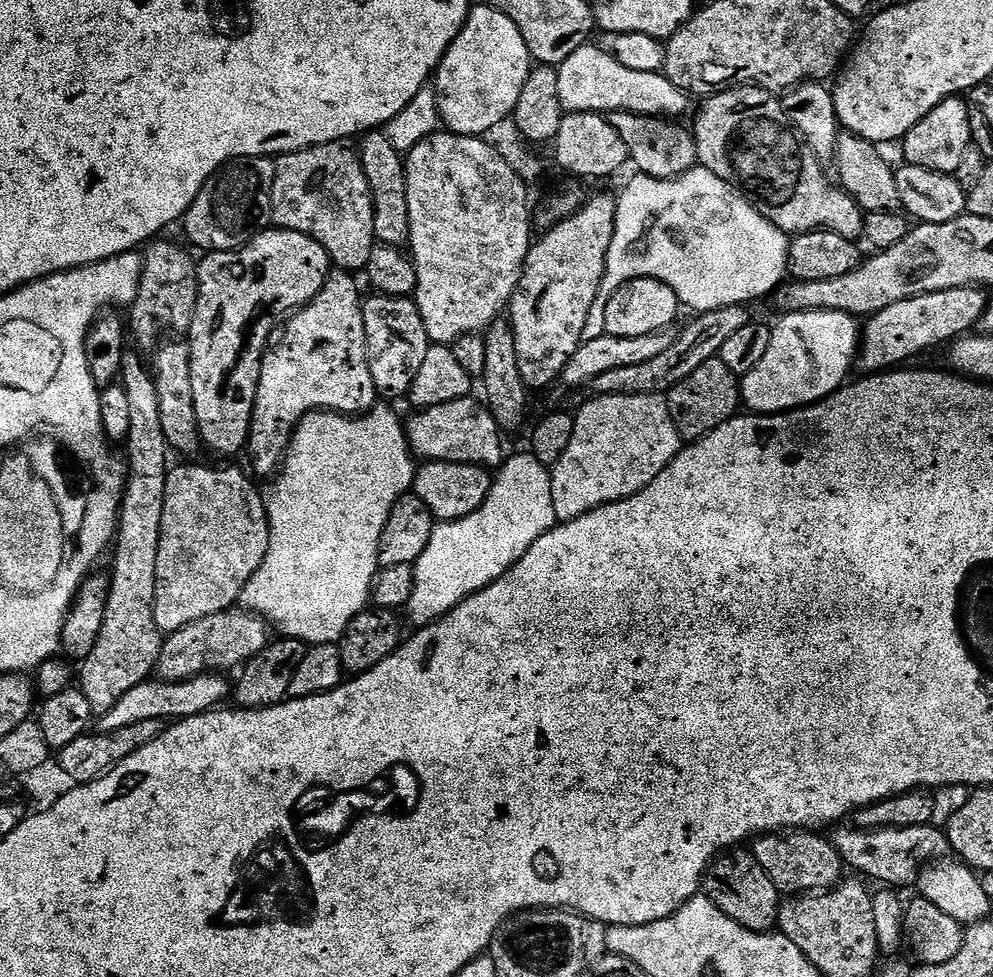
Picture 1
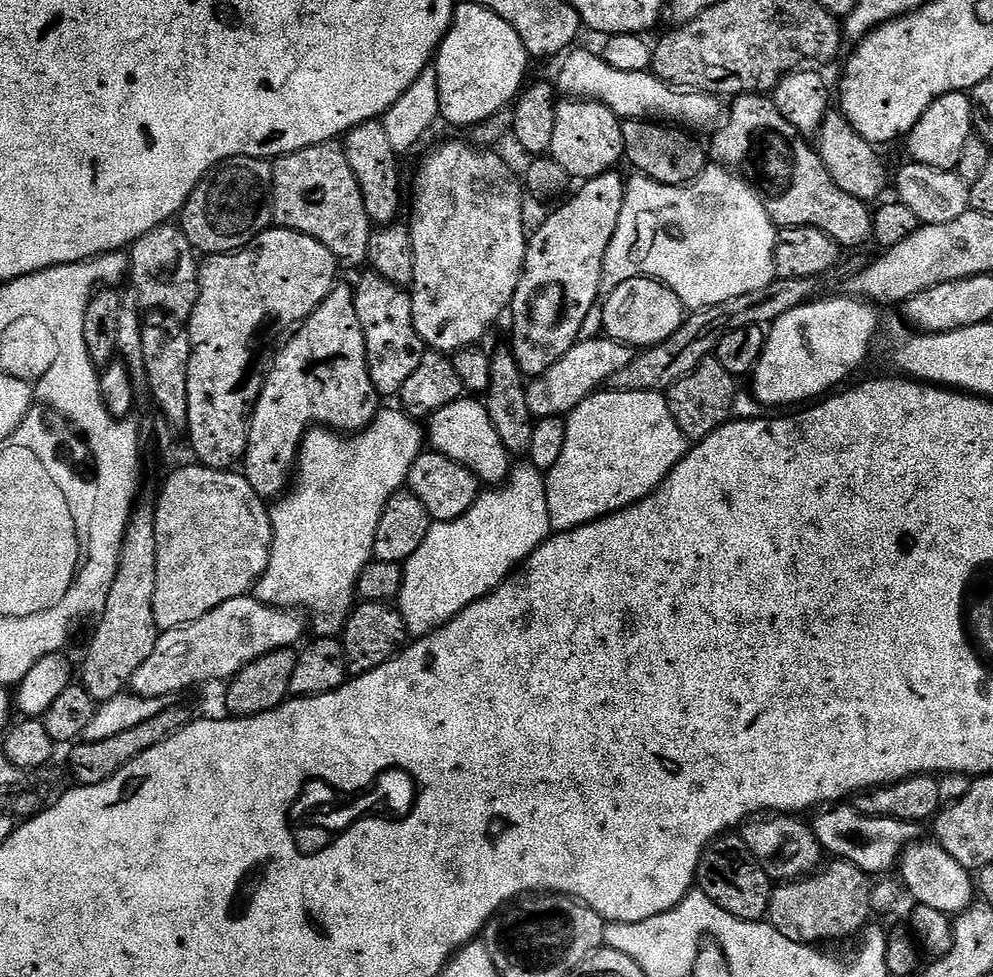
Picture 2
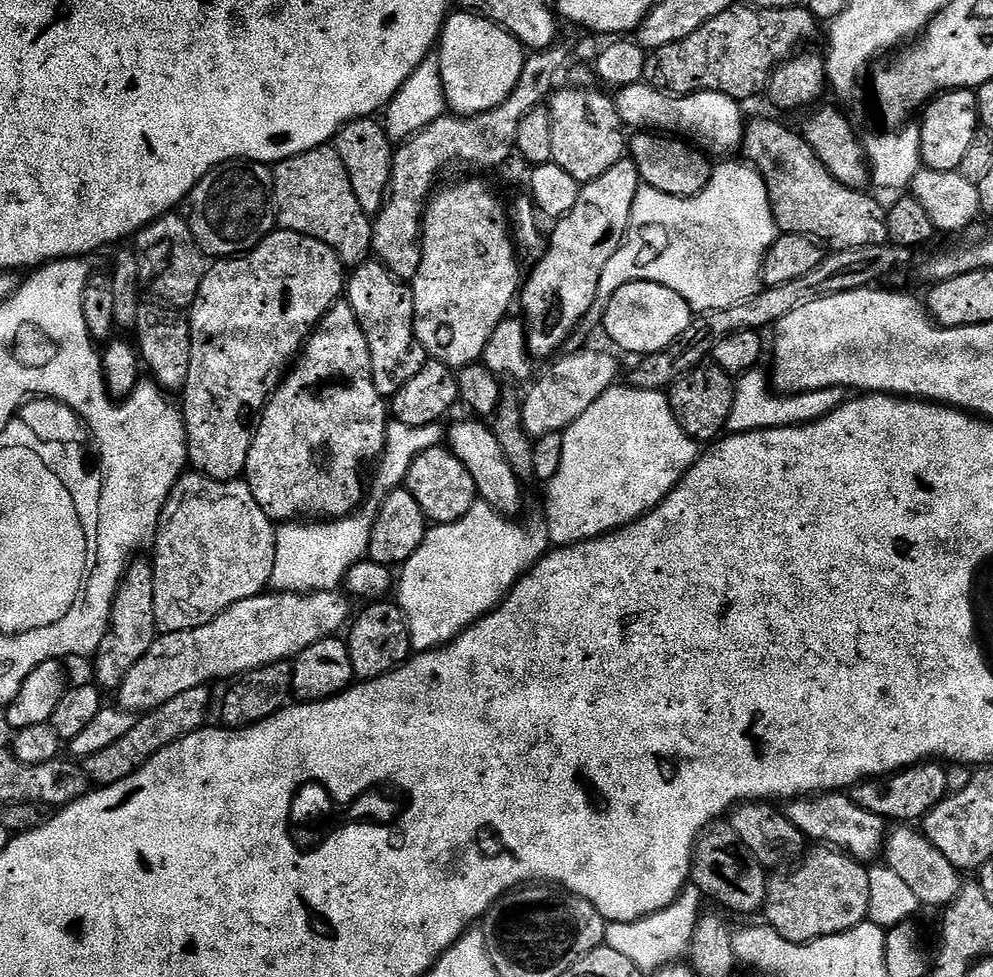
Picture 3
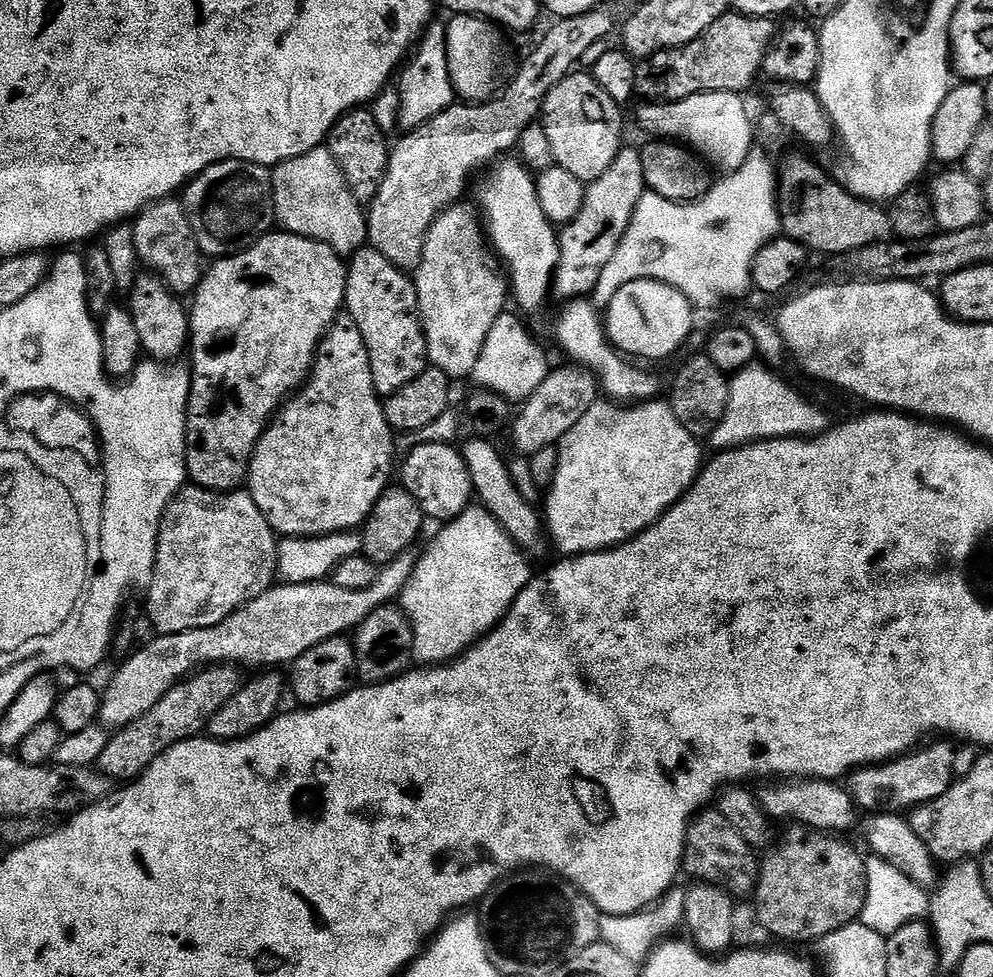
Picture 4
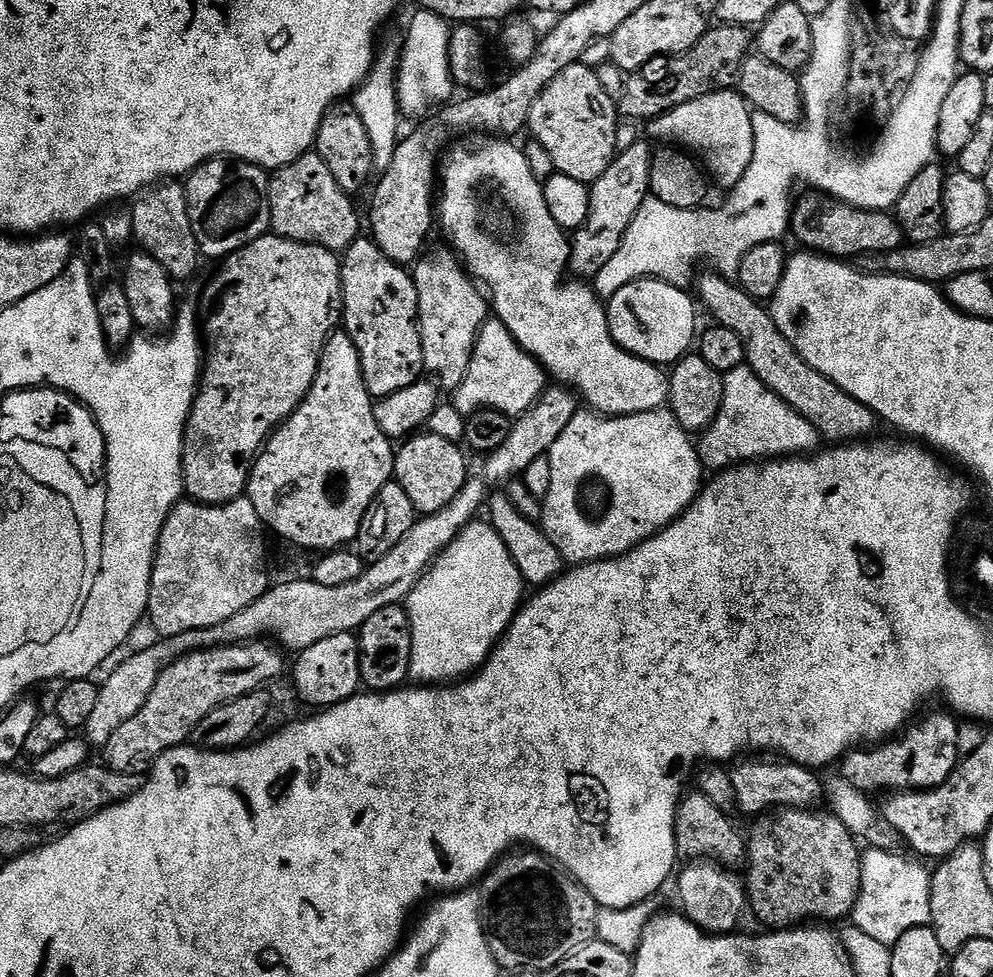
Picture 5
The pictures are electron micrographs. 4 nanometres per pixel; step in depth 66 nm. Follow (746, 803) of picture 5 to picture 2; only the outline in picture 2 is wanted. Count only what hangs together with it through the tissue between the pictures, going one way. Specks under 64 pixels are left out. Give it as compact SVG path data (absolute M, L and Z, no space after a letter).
M848 802L817 811L811 817L810 823L813 834L829 857L850 862L872 878L880 878L891 873L888 871L891 868L893 871L899 865L906 849L921 839L922 830L920 824L911 824L909 820L867 816Z

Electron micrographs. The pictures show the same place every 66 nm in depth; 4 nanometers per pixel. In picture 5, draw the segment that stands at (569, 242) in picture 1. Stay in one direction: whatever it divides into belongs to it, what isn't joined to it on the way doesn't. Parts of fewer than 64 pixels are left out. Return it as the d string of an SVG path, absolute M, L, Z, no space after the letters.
M632 144L629 148L621 147L617 151L616 157L610 162L606 174L602 174L602 178L598 178L595 184L591 185L590 214L584 225L575 230L570 240L570 268L577 277L594 278L600 273L602 266L606 266L606 262L610 262L610 258L616 253L634 214L638 214L642 202L649 199L652 153L653 149L647 148L644 144Z

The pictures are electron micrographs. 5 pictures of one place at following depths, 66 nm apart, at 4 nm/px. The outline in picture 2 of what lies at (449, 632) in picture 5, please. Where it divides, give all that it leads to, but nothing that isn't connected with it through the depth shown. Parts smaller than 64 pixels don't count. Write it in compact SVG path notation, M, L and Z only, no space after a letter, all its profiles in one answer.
M525 463L523 467L524 480L509 479L502 487L493 491L496 492L493 496L485 495L476 500L474 506L456 520L435 521L418 550L405 561L396 607L402 614L411 637L420 639L449 624L468 605L493 592L514 570L523 565L531 552L538 550L538 546L542 546L553 535L554 529L546 506L545 473L538 471L530 463Z

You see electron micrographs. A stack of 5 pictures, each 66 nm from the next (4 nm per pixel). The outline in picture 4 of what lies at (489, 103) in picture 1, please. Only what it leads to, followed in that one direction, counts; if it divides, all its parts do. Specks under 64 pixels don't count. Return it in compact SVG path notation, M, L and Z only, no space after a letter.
M453 15L452 21L447 21L444 41L446 42L446 58L450 82L457 97L464 102L483 102L492 99L497 91L496 75L500 72L500 36L497 25L490 20L481 20L479 16Z

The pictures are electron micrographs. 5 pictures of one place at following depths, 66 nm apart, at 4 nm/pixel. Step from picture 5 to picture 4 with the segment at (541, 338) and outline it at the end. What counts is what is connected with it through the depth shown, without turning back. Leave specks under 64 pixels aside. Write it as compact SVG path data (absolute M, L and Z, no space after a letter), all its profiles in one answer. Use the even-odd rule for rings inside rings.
M504 158L491 165L481 176L484 177L480 181L475 181L474 204L482 217L486 239L506 273L514 304L516 300L515 307L521 313L536 312L543 306L548 292L550 296L556 263L560 261L557 229L548 221L546 214L542 214L542 202L538 202L533 173L523 164ZM584 298L565 303L563 307L560 317L556 320L556 340L560 343L561 350L569 356L567 359L587 368L596 377L599 391L609 401L651 401L657 395L655 392L660 388L655 374L635 368L635 366L640 366L629 362L617 349L612 347L598 309Z

